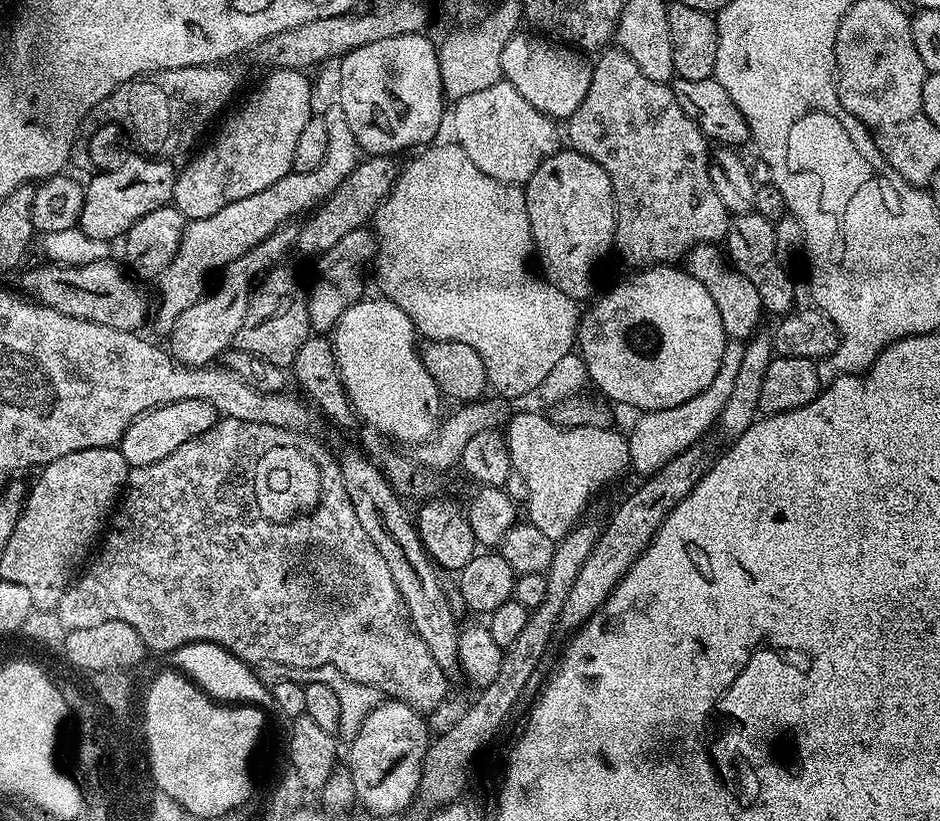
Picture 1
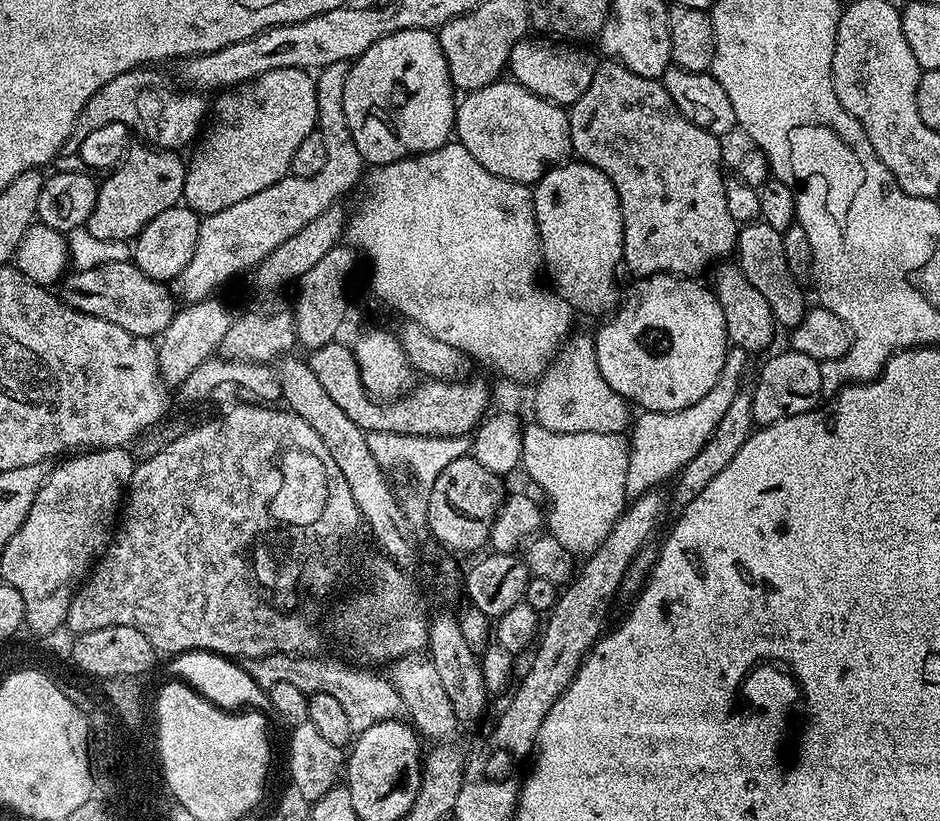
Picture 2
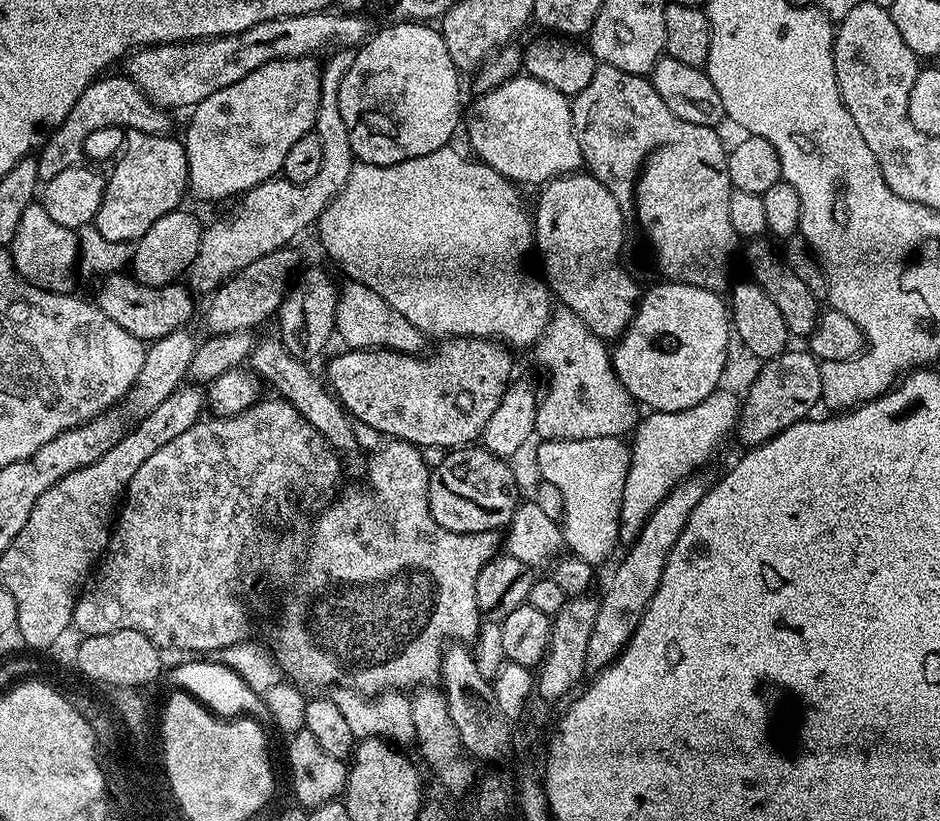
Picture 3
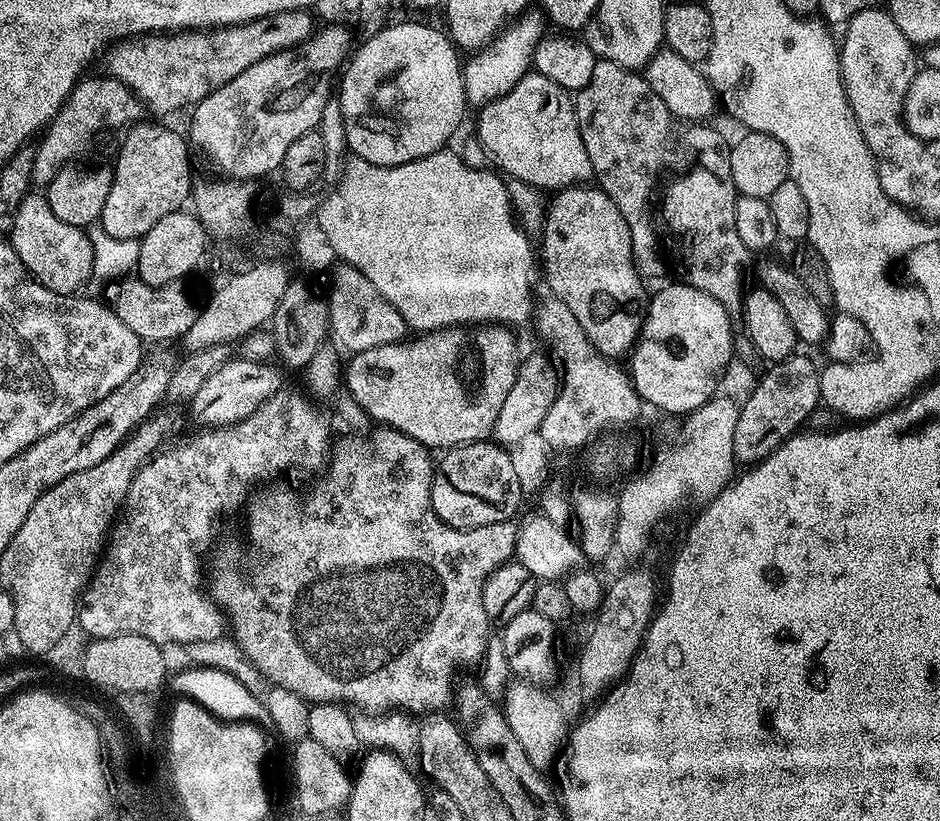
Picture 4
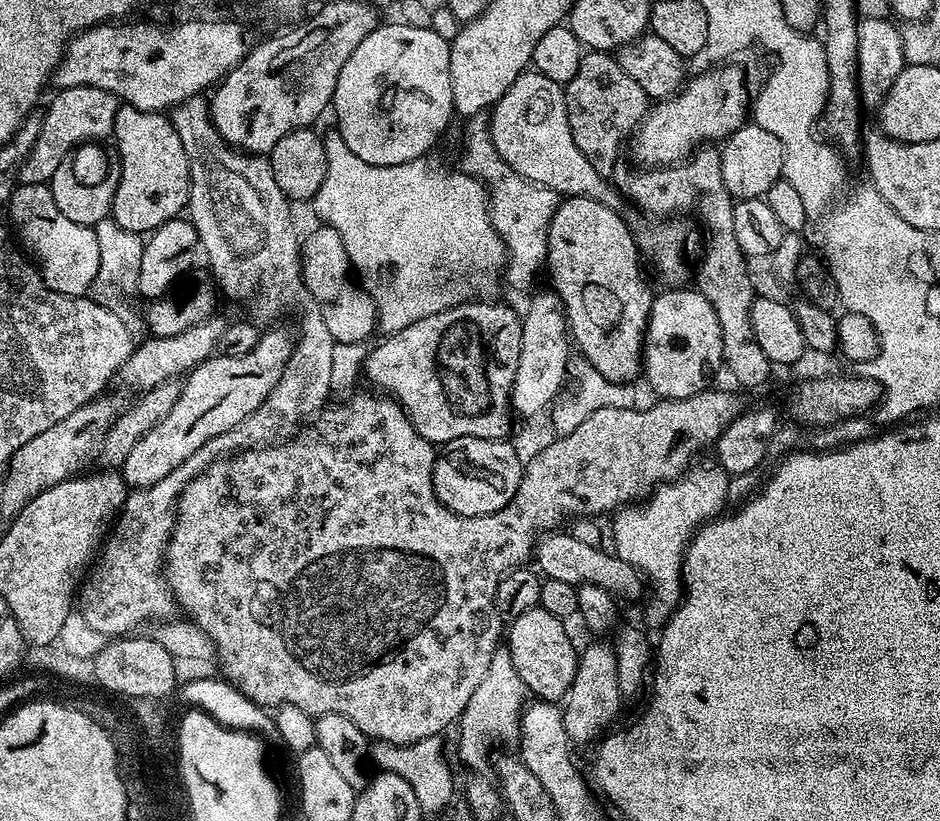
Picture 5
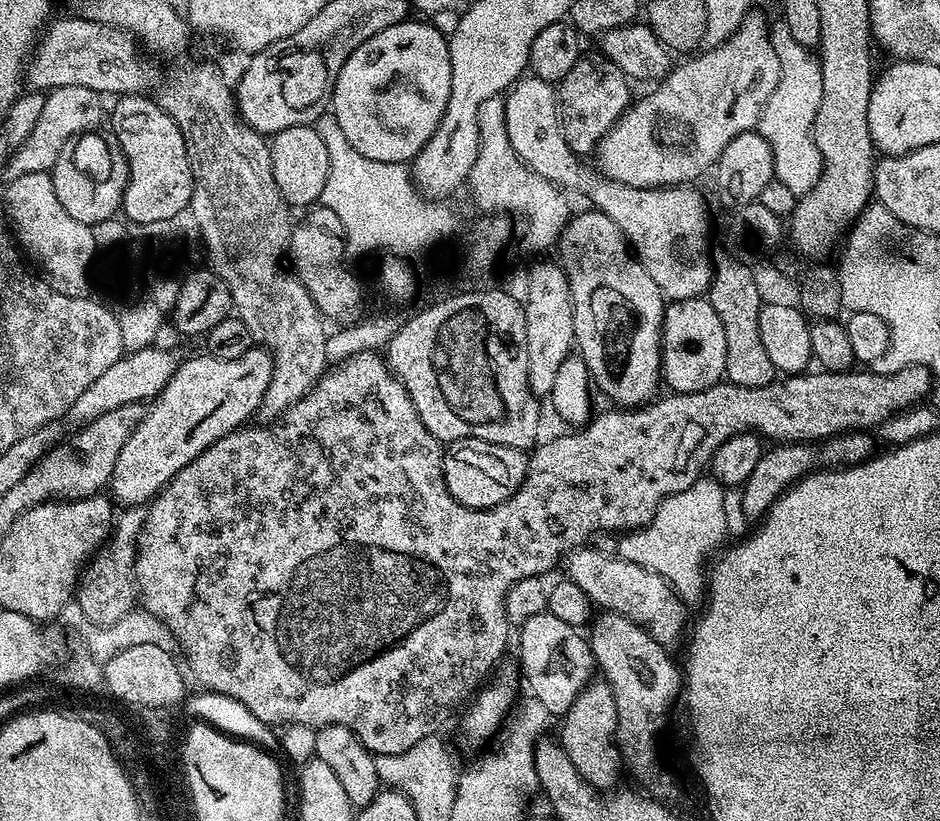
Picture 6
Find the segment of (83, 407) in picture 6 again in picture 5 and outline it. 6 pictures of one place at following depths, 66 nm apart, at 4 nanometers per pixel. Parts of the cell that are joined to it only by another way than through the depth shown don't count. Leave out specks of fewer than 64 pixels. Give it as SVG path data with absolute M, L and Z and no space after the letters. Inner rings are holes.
M214 314L198 326L190 326L190 330L182 330L182 334L161 337L149 335L141 339L133 347L128 361L121 366L118 373L119 383L122 382L126 387L133 388L136 394L143 394L167 380L179 381L216 352L225 327L226 320L223 320L220 314Z

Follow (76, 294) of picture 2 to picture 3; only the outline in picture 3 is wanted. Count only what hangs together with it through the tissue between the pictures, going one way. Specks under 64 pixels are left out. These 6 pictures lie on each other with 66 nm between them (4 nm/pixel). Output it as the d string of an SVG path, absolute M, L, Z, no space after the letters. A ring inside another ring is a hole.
M132 274L105 275L99 282L98 303L106 318L118 322L122 330L134 334L134 338L139 340L151 342L171 332L179 332L192 316L194 296L183 283L173 282L155 288L143 285Z

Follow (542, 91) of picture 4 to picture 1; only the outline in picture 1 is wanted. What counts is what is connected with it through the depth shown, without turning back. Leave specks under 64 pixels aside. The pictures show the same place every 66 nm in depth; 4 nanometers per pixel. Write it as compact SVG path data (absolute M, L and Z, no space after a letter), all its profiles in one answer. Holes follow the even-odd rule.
M501 78L494 86L486 90L478 90L478 94L470 94L466 98L455 101L450 112L452 132L455 143L466 150L470 162L482 170L482 174L490 174L490 178L498 178L498 182L525 185L528 179L561 147L562 132L557 121L536 110Z

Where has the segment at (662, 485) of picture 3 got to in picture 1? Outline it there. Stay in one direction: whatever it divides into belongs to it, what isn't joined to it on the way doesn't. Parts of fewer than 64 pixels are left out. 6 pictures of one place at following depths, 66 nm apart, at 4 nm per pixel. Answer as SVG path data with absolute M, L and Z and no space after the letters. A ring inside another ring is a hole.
M728 340L724 345L722 354L722 366L718 366L718 374L714 374L714 382L702 390L690 402L682 402L682 406L670 406L666 410L654 410L653 412L640 412L637 420L632 424L632 433L627 433L629 446L629 462L633 472L651 474L666 462L686 449L699 445L700 439L708 432L708 427L715 425L720 419L726 402L730 399L730 393L734 387L734 381L738 375L740 363L742 363L742 350L744 344L739 340Z

